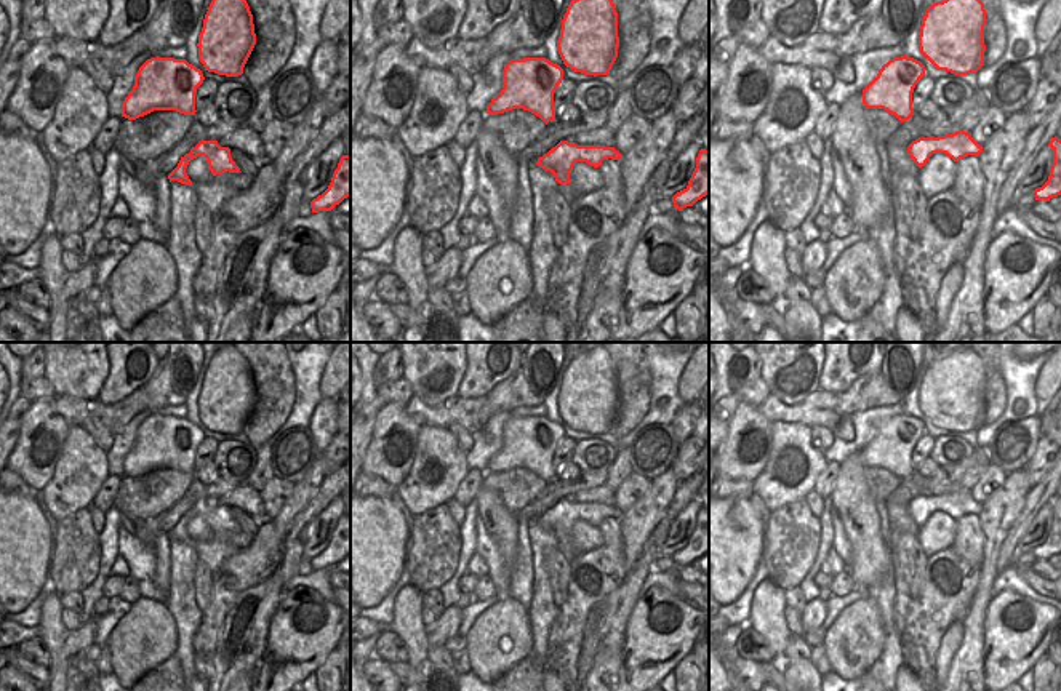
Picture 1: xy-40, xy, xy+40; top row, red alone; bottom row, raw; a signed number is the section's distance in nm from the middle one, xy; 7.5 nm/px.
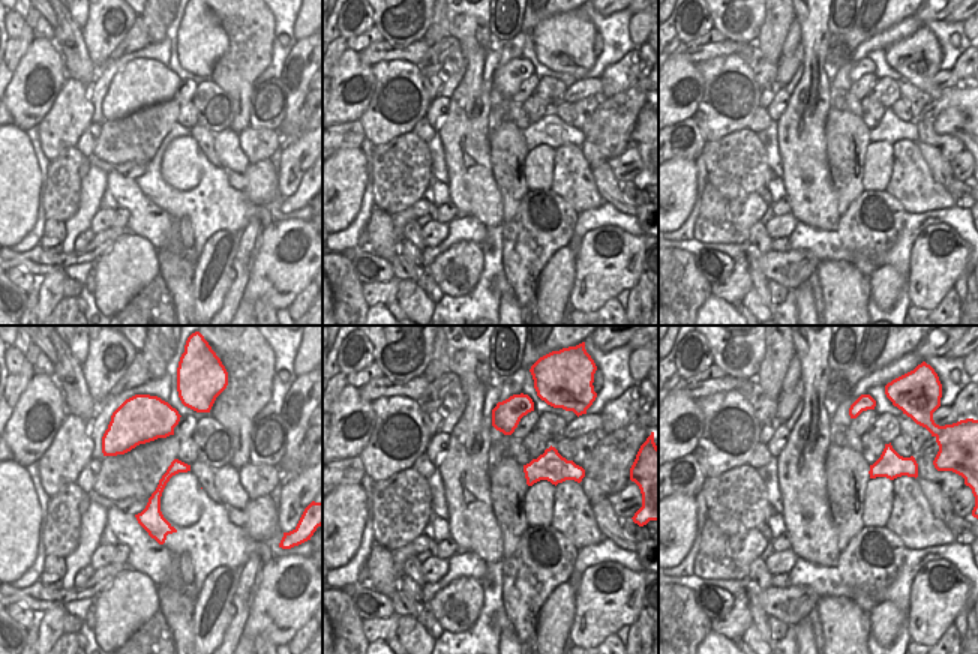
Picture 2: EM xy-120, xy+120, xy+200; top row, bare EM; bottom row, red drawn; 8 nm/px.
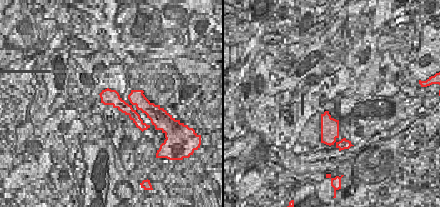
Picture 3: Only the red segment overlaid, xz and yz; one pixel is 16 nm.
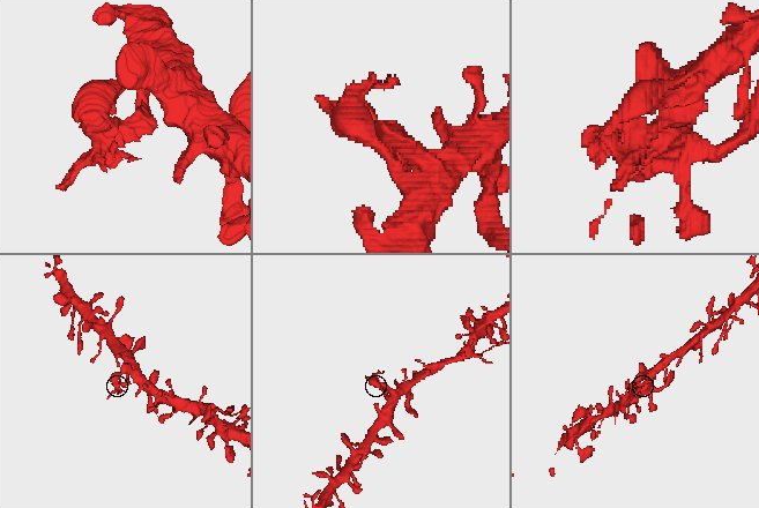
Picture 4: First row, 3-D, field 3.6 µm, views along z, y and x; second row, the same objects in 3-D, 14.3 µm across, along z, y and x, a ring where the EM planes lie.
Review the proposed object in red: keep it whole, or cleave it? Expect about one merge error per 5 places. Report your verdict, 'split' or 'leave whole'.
leave whole

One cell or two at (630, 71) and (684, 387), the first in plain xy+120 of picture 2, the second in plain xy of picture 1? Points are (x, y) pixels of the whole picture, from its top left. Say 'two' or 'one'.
two

